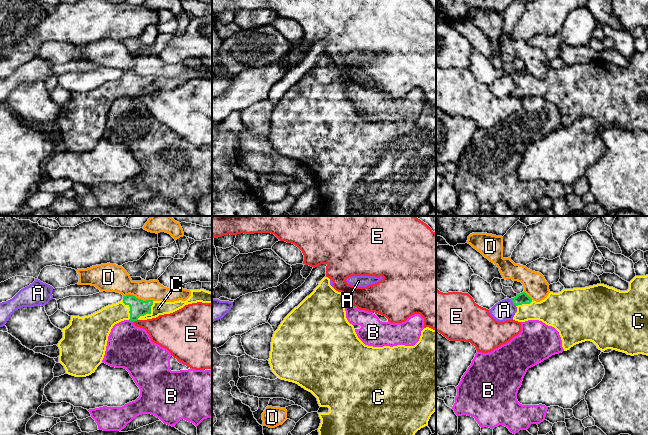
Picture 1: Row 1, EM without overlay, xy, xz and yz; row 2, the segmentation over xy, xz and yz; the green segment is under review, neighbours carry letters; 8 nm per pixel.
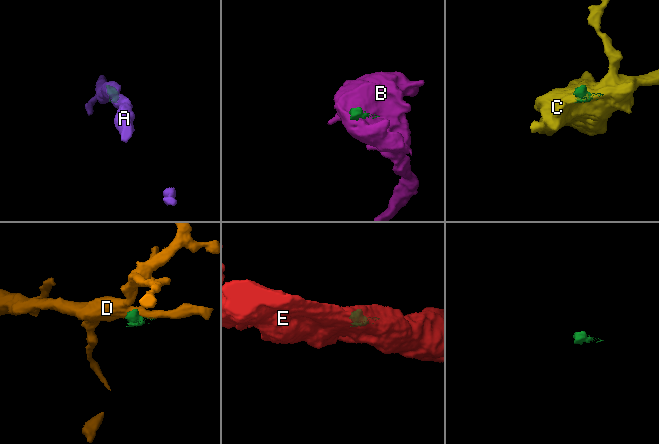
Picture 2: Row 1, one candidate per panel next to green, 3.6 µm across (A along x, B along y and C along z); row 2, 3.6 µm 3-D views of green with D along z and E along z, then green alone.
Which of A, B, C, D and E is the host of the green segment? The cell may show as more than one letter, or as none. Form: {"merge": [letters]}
{"merge": ["C"]}

